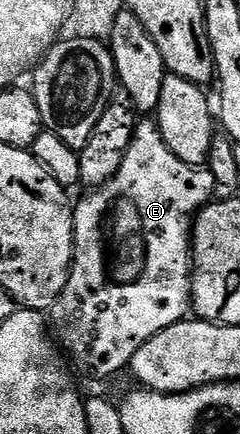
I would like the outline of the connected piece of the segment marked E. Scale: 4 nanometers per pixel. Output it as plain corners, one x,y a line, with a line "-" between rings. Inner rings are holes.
144,119
137,124
122,167
105,185
85,192
85,197
75,202
72,270
68,272
62,295
52,304
50,329
54,337
56,332
55,340
70,365
72,360
71,368
77,374
104,381
123,369
125,372
142,343
189,316
192,223
196,214
213,200
215,185
215,177
207,168
193,167
178,159
166,147
166,139
162,139
155,120

